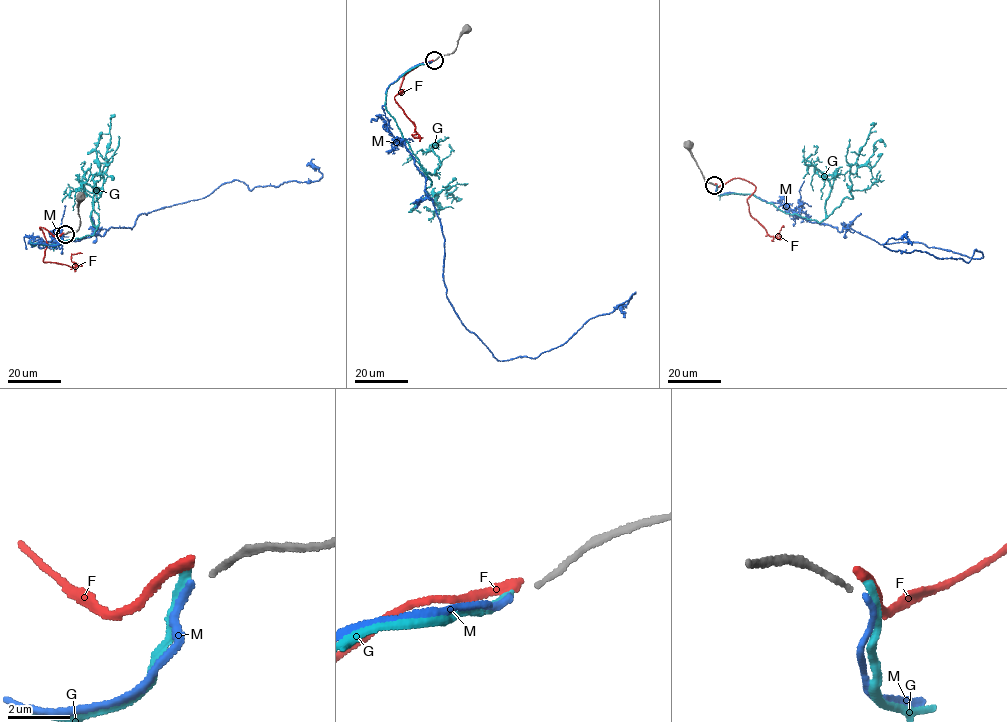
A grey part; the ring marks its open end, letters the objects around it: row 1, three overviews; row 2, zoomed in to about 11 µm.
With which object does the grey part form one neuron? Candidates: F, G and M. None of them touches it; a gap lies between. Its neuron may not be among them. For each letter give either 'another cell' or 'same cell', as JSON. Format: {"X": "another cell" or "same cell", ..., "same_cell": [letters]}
{"F": "another cell", "G": "another cell", "M": "same cell", "same_cell": ["M"]}

